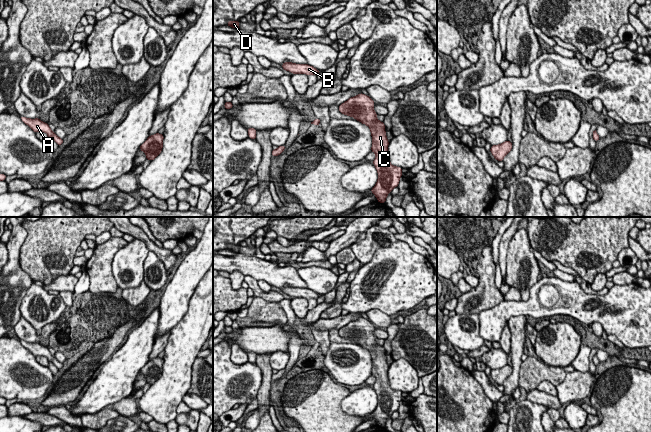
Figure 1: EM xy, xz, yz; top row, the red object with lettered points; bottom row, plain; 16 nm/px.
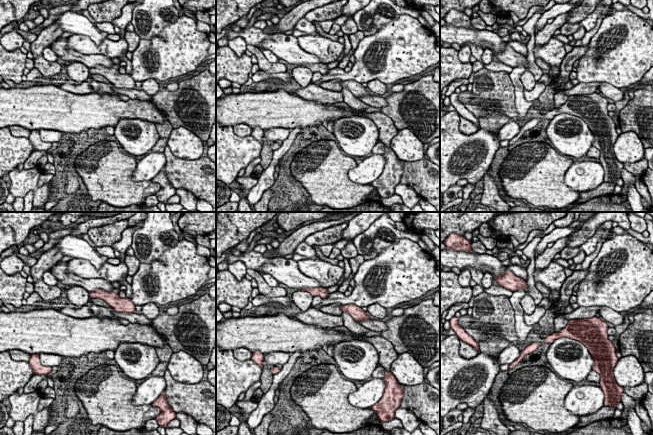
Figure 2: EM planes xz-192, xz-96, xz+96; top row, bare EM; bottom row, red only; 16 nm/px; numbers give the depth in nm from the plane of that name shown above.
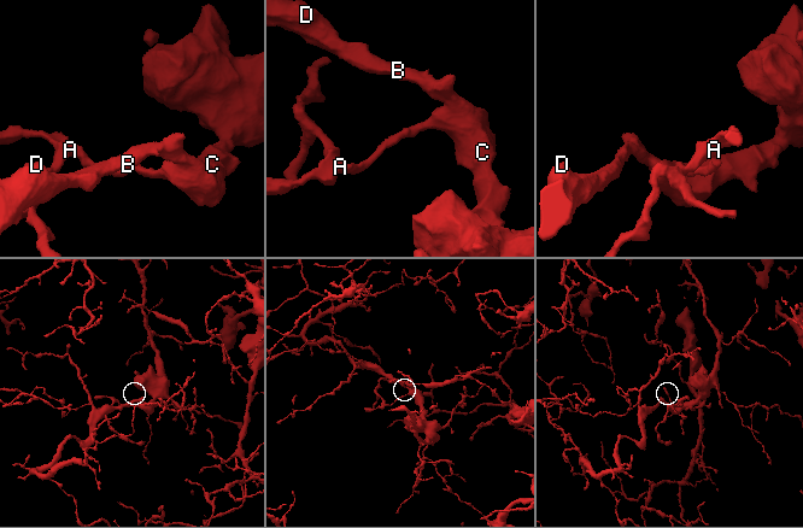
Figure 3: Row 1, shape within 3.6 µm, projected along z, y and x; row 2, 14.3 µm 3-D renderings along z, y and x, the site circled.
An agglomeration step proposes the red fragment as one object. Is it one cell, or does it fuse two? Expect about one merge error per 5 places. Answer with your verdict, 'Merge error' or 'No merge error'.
No merge error

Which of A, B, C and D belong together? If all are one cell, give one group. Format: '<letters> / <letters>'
A B C D

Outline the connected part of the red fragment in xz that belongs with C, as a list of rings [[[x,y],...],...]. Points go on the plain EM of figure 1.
[[[363,317],[349,322],[338,330],[339,335],[355,344],[367,349],[372,360],[371,375],[376,378],[373,385],[378,396],[376,409],[370,414],[380,427],[385,427],[386,421],[392,413],[397,411],[402,401],[402,392],[393,390],[388,381],[389,365],[386,361],[385,349],[377,343],[374,335],[374,324]]]

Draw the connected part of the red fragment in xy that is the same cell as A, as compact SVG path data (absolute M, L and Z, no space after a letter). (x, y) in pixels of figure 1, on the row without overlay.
M20 340L21 344L28 349L35 357L38 355L45 356L49 363L53 363L59 370L63 368L63 363L59 362L49 351L48 347L38 342L30 343Z

